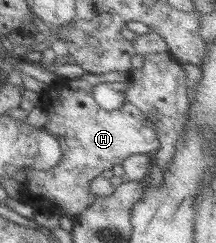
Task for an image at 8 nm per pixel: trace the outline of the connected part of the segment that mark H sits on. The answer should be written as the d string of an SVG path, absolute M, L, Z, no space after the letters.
M108 72L103 75L85 73L78 81L68 81L68 93L64 79L56 81L56 87L47 87L41 94L41 105L48 115L48 123L42 127L52 134L62 148L62 159L50 169L26 169L23 194L18 198L29 202L38 213L64 216L74 219L95 199L89 191L90 181L102 175L104 170L120 165L127 157L151 155L160 147L153 120L126 101L122 107L106 111L92 98L92 89L100 83L124 83L130 85L131 72Z

